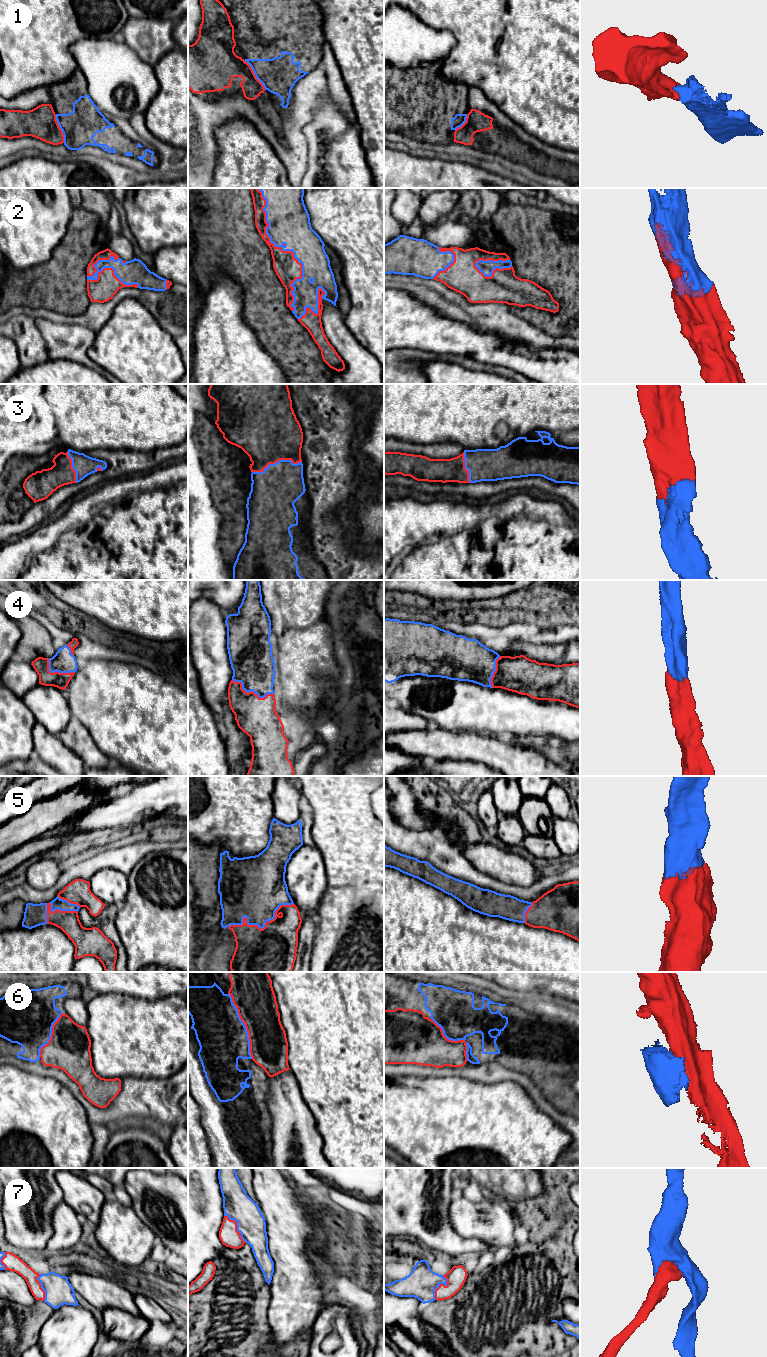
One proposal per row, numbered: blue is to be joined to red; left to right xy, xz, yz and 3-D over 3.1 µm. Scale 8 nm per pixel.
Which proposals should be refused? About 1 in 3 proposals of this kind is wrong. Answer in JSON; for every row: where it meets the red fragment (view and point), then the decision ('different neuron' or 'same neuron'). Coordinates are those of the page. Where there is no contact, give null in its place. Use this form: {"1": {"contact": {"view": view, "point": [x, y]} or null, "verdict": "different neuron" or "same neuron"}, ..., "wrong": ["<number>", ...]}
{"1": {"contact": {"view": "xz", "point": [254, 75]}, "verdict": "different neuron"}, "2": {"contact": {"view": "xz", "point": [286, 251]}, "verdict": "same neuron"}, "3": {"contact": {"view": "xz", "point": [276, 461]}, "verdict": "same neuron"}, "4": {"contact": {"view": "xz", "point": [251, 691]}, "verdict": "same neuron"}, "5": {"contact": {"view": "xz", "point": [259, 928]}, "verdict": "same neuron"}, "6": {"contact": {"view": "xz", "point": [245, 1026]}, "verdict": "different neuron"}, "7": {"contact": {"view": "xz", "point": [236, 1226]}, "verdict": "same neuron"}, "wrong": ["1", "6"]}

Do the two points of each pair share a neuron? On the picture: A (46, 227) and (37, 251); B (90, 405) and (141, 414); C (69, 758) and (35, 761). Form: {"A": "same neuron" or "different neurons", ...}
{"A": "same neuron", "B": "same neuron", "C": "different neurons"}

